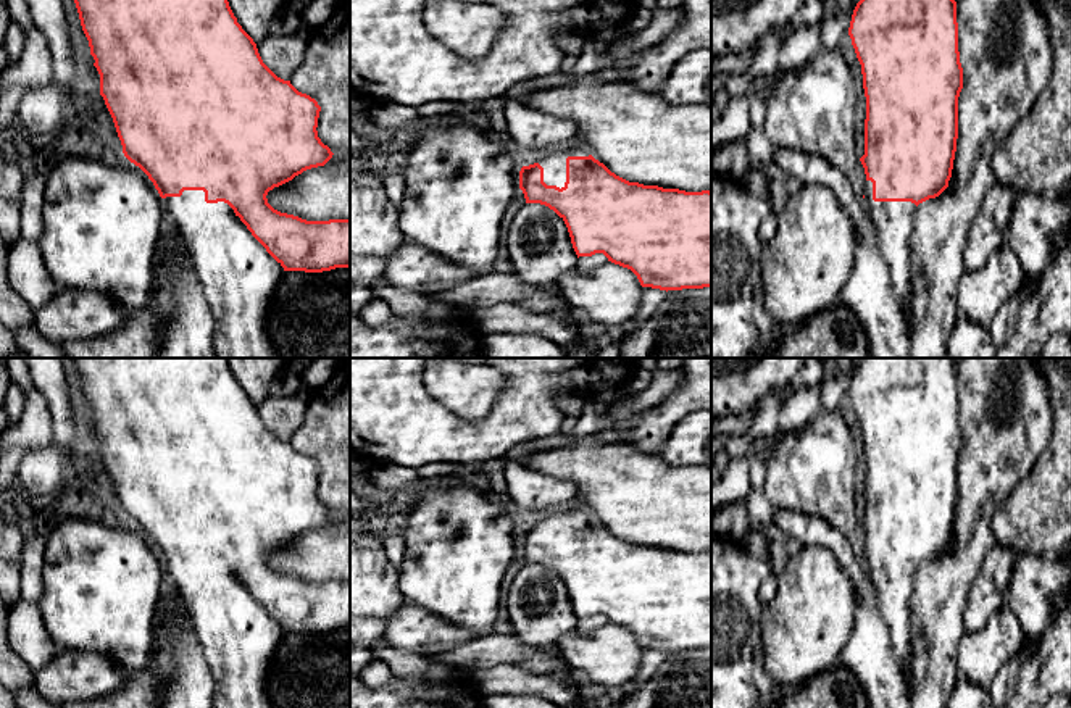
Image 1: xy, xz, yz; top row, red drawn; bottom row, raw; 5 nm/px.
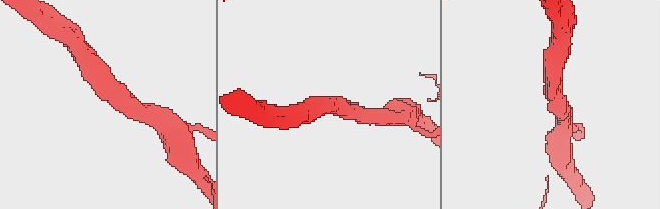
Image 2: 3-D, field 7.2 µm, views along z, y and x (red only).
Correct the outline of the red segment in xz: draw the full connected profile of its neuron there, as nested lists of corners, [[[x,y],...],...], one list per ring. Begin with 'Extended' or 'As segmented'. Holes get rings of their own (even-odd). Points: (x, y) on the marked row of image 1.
Extended. [[[560,148],[539,163],[523,166],[519,189],[526,203],[553,210],[566,224],[579,256],[603,253],[608,261],[631,269],[642,287],[682,290],[711,287],[711,192],[686,192],[629,182],[611,173],[584,148]]]

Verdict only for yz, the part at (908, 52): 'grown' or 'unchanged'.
grown

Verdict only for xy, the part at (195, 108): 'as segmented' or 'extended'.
extended

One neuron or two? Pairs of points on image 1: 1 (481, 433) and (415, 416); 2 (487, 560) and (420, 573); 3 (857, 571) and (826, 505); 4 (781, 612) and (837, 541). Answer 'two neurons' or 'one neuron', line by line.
1: one neuron
2: one neuron
3: two neurons
4: two neurons

